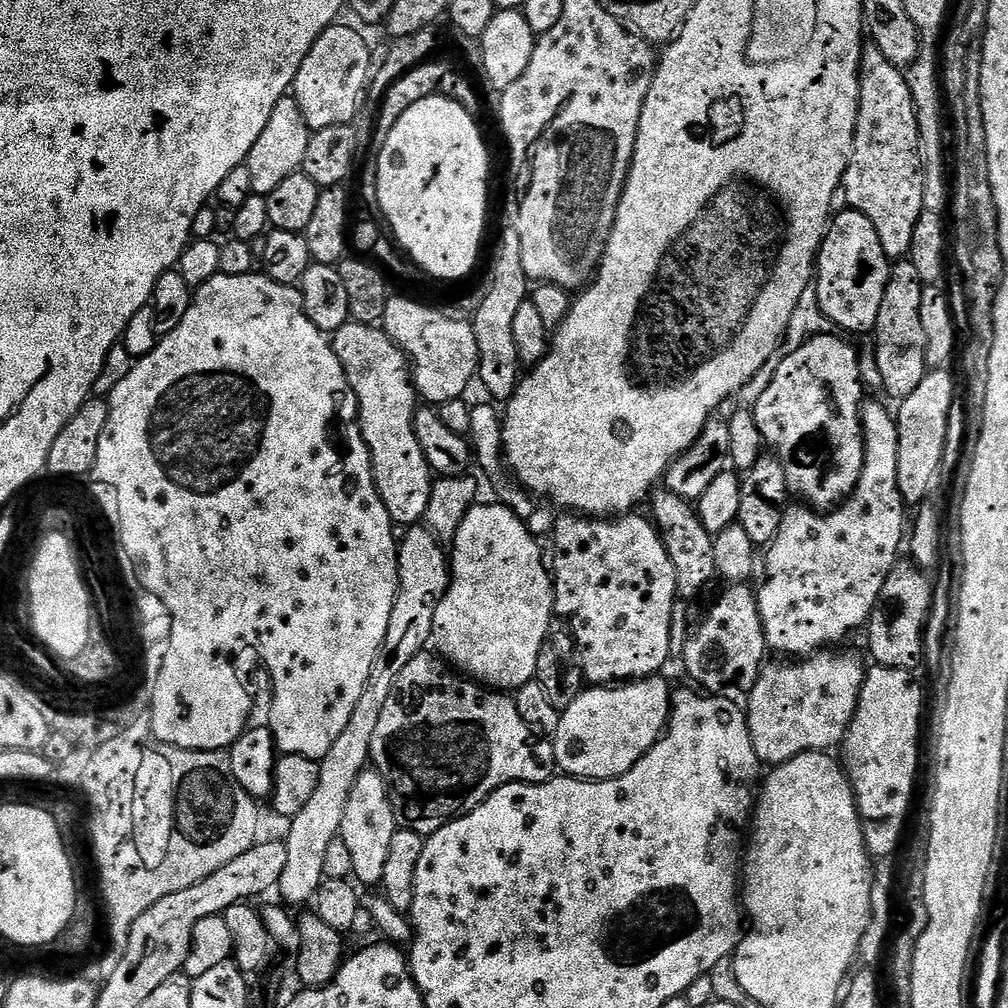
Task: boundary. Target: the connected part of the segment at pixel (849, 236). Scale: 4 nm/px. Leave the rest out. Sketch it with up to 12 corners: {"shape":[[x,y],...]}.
{"shape":[[831,217],[814,286],[845,333],[871,333],[892,264],[874,222]]}

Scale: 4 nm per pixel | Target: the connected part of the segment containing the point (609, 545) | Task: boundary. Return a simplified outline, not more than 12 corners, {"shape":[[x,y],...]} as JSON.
{"shape":[[564,514],[554,612],[585,681],[668,662],[676,571],[655,523]]}

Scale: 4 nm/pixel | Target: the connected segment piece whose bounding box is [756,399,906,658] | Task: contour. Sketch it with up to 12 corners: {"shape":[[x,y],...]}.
{"shape":[[893,413],[827,514],[789,507],[756,592],[784,658],[865,627],[906,540]]}

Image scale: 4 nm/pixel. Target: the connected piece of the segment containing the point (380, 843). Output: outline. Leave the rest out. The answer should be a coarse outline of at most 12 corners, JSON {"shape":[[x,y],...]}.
{"shape":[[365,770],[338,837],[352,876],[379,885],[398,817],[388,783]]}

